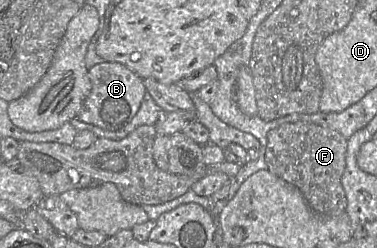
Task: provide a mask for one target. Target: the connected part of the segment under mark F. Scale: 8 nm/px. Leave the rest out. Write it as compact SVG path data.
M307 122L285 123L267 134L267 170L297 187L310 209L320 216L336 217L346 212L341 183L346 167L347 139L329 128Z

